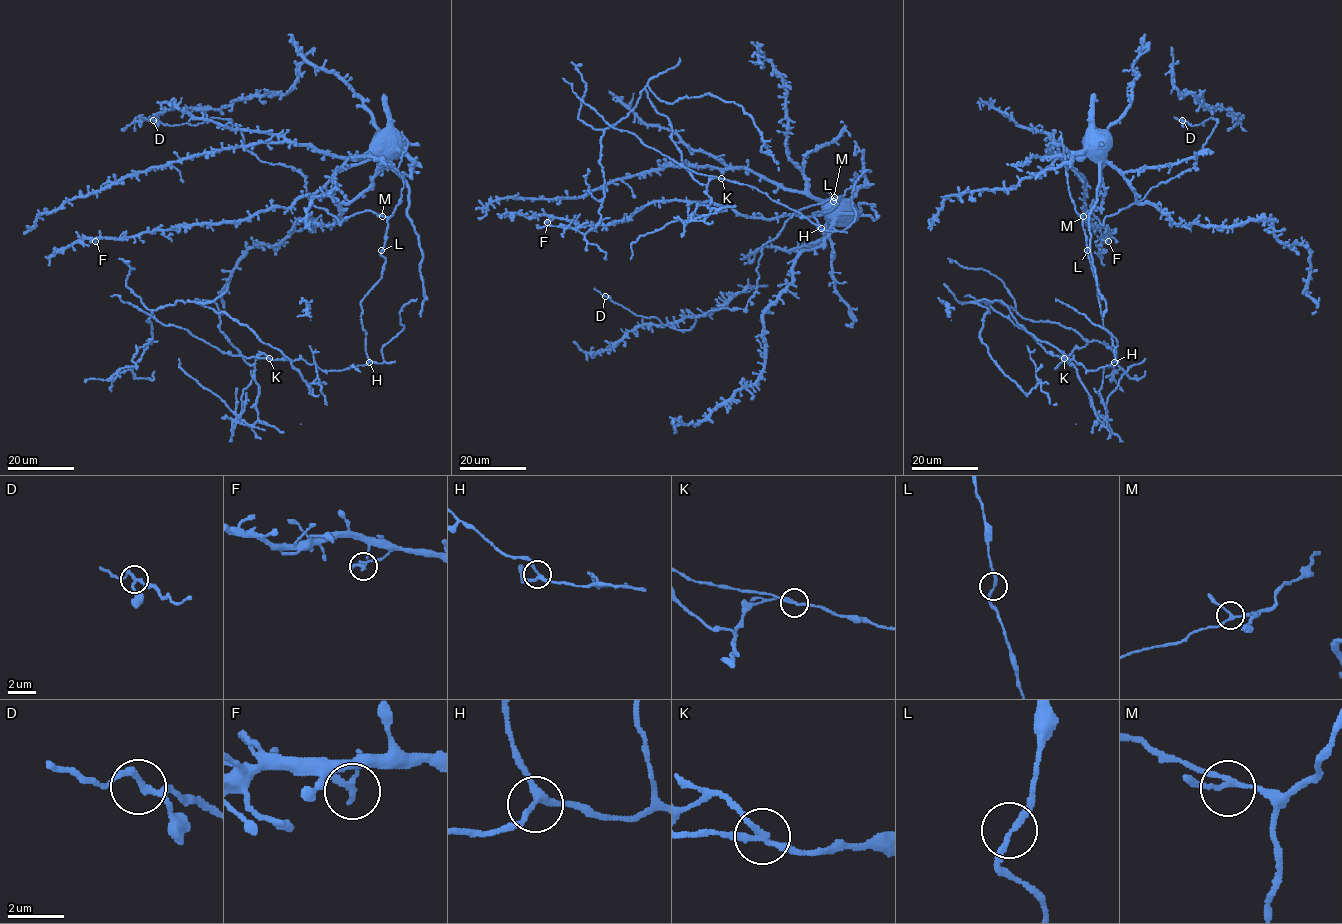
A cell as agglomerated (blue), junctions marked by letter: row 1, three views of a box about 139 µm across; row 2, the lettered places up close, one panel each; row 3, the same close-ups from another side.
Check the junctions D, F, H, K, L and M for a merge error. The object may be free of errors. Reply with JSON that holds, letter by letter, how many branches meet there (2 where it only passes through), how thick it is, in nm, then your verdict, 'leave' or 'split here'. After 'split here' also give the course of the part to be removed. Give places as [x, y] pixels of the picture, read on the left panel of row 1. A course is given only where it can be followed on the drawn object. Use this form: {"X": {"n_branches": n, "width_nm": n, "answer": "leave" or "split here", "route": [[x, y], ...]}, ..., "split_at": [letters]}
{"D": {"n_branches": 3, "width_nm": 180, "answer": "leave"}, "F": {"n_branches": 3, "width_nm": 170, "answer": "leave"}, "H": {"n_branches": 3, "width_nm": 200, "answer": "leave"}, "K": {"n_branches": 3, "width_nm": 190, "answer": "split here"}, "L": {"n_branches": 2, "width_nm": 190, "answer": "leave"}, "M": {"n_branches": 3, "width_nm": 160, "answer": "leave"}, "split_at": ["K"]}

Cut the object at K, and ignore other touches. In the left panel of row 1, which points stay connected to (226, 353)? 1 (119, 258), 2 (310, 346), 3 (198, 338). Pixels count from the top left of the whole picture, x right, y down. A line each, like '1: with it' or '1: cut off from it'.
1: cut off from it
2: cut off from it
3: with it

